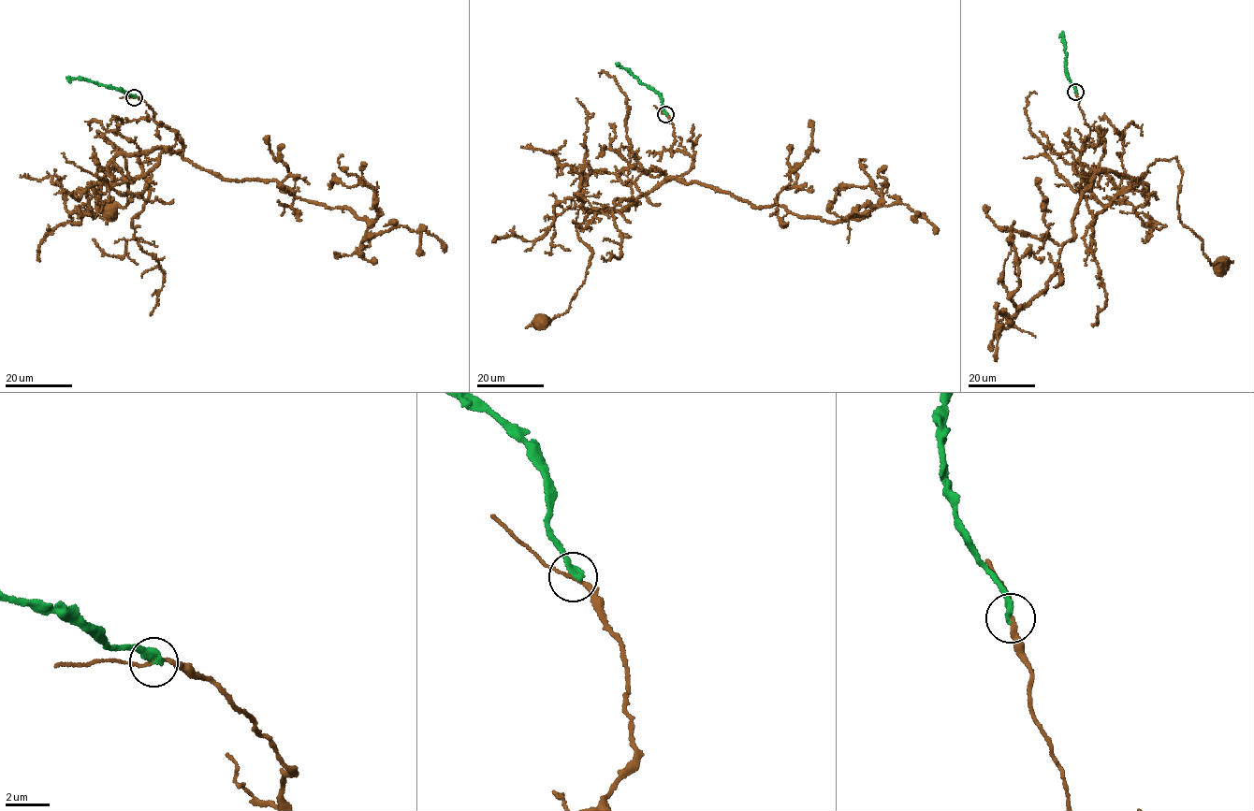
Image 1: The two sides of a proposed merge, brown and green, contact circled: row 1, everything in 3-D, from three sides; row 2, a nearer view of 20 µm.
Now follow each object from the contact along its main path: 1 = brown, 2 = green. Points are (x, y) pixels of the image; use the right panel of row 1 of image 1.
1: (1075, 92), (1089, 127), (1083, 171), (1136, 179), (1175, 158), (1179, 221), (1220, 266)
2: (1075, 92), (1066, 72), (1067, 56), (1061, 31)

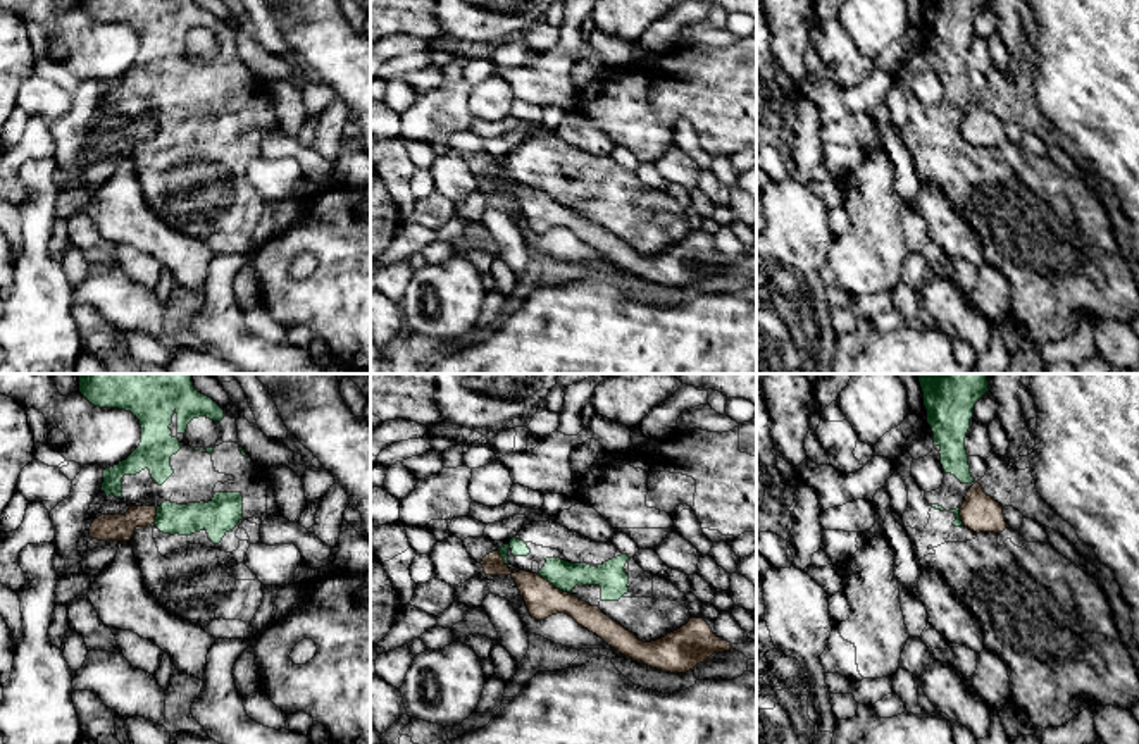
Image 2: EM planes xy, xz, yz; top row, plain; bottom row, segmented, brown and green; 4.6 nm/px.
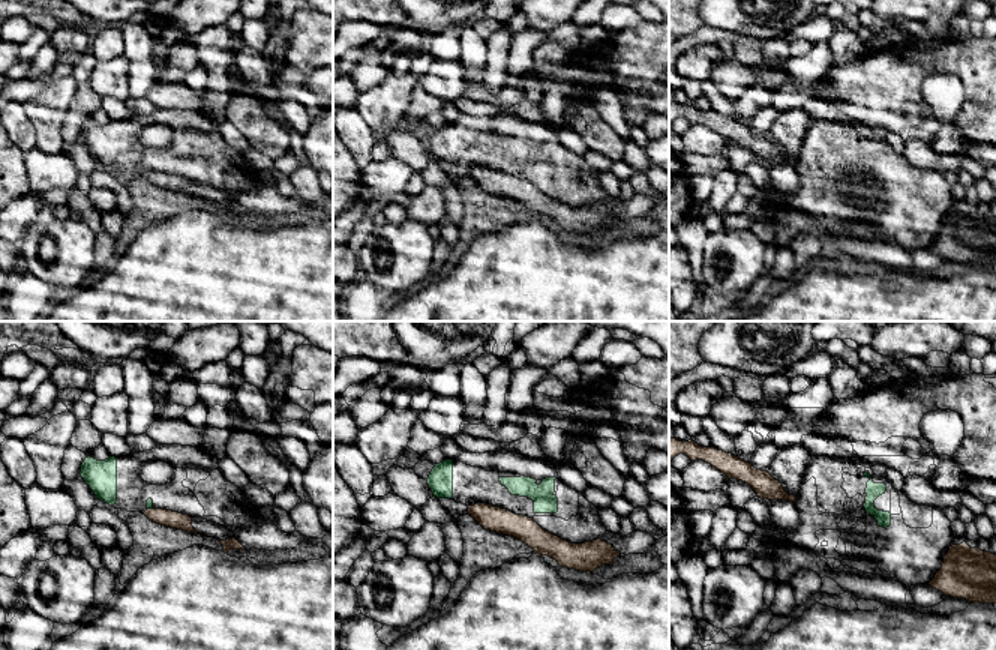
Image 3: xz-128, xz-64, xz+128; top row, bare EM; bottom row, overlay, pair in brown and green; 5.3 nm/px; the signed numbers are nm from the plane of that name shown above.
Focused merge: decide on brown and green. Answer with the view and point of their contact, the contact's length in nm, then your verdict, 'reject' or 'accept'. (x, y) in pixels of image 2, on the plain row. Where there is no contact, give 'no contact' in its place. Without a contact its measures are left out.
xz (555, 202) | 190 nm | reject

